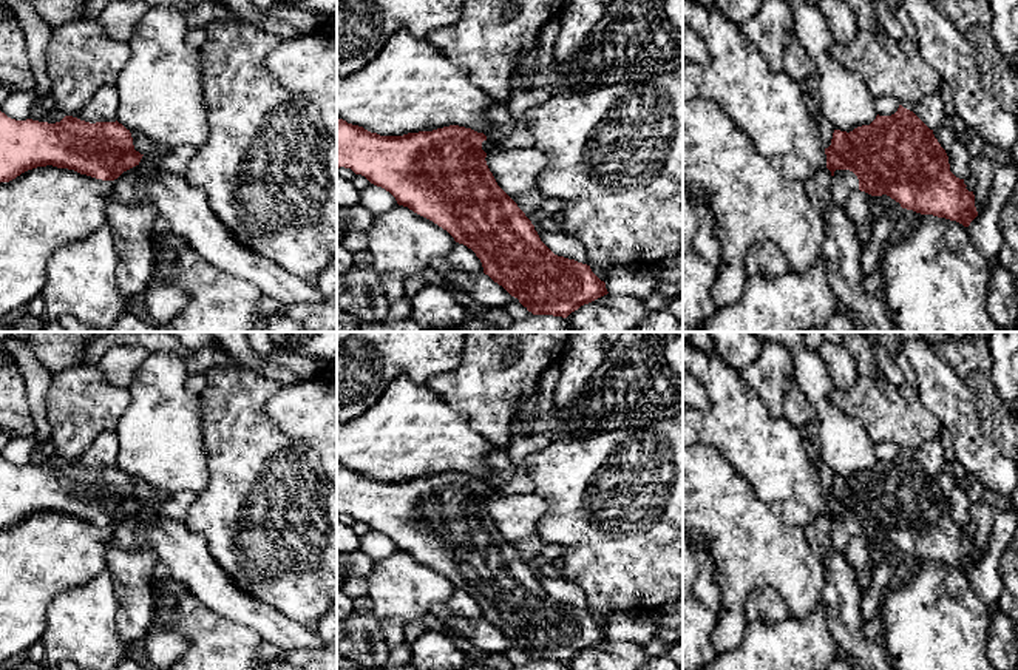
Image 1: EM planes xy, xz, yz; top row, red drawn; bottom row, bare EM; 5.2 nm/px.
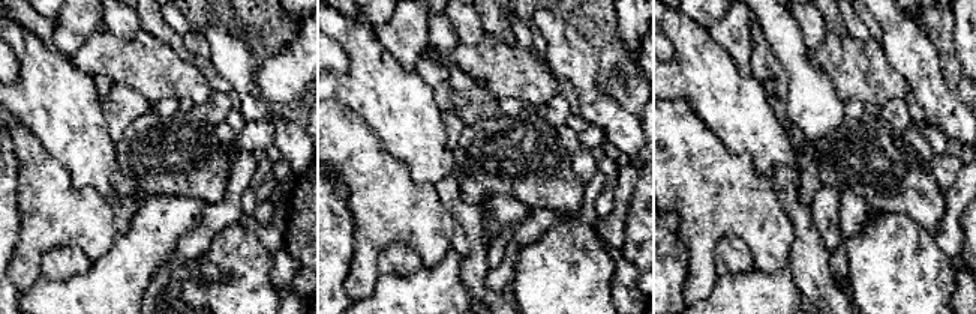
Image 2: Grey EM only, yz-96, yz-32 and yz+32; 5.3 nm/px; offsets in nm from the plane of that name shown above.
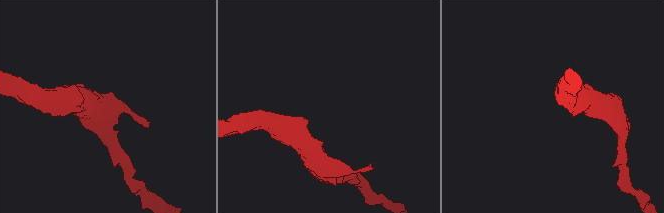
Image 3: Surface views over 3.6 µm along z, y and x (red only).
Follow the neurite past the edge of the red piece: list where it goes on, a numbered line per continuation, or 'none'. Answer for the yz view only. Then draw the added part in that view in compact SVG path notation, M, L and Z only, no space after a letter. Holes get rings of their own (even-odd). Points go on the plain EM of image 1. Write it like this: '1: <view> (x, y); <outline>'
1: yz (844, 528); M836 516L831 528L831 543L833 546L845 553L850 540L859 536L859 525L850 516Z

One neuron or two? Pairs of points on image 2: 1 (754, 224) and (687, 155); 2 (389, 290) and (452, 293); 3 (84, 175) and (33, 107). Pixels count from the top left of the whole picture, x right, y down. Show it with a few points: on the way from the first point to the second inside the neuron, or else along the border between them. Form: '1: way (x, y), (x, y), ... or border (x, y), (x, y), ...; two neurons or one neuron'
1: way (738, 208), (702, 172); one neuron
2: way (404, 293), (437, 293); one neuron
3: way (84, 158), (50, 123); one neuron

